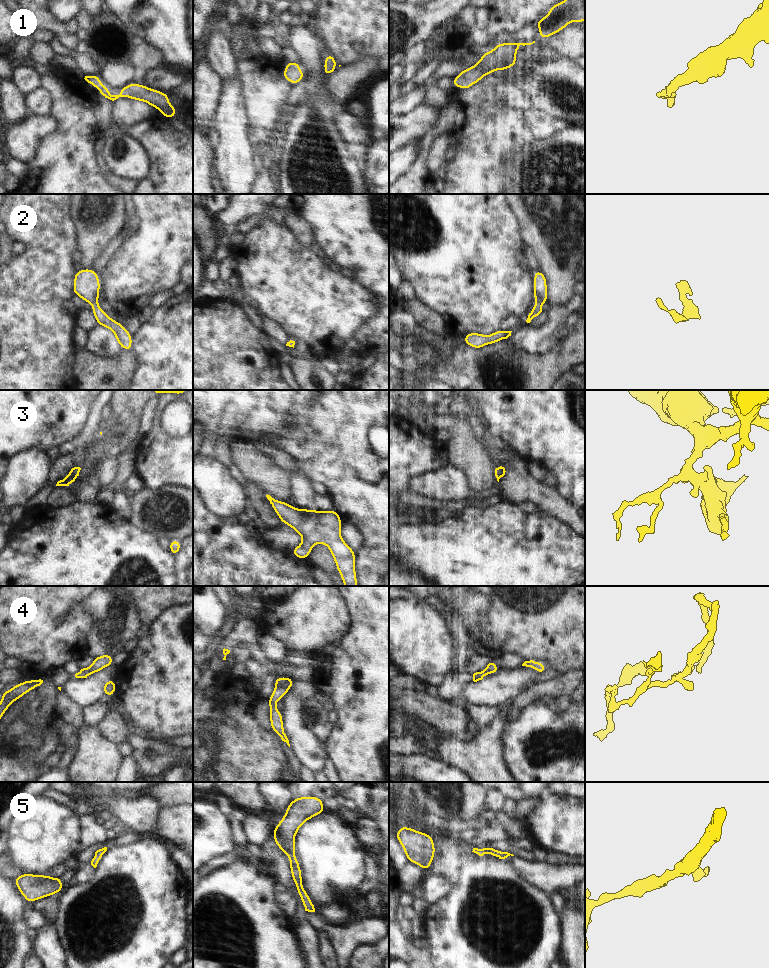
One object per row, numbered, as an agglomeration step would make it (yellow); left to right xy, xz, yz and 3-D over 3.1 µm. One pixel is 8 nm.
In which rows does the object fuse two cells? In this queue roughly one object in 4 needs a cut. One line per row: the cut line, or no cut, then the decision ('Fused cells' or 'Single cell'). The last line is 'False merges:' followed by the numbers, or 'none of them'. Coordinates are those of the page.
1: No split. Single cell
2: No split. Single cell
3: No split. Single cell
4: Split along xz (290, 678), (275, 687). Fused cells
5: No split. Single cell
False merges: 4

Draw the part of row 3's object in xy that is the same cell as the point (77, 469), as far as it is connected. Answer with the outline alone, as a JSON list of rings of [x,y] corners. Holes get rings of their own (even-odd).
[[[74,467],[69,470],[68,475],[64,479],[58,481],[56,486],[69,486],[70,484],[75,483],[80,470],[80,467]]]

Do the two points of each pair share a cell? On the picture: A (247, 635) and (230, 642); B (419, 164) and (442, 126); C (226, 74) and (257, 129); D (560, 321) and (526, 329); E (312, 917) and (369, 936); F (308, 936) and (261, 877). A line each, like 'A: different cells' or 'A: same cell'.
A: same cell
B: same cell
C: different cells
D: same cell
E: same cell
F: different cells

